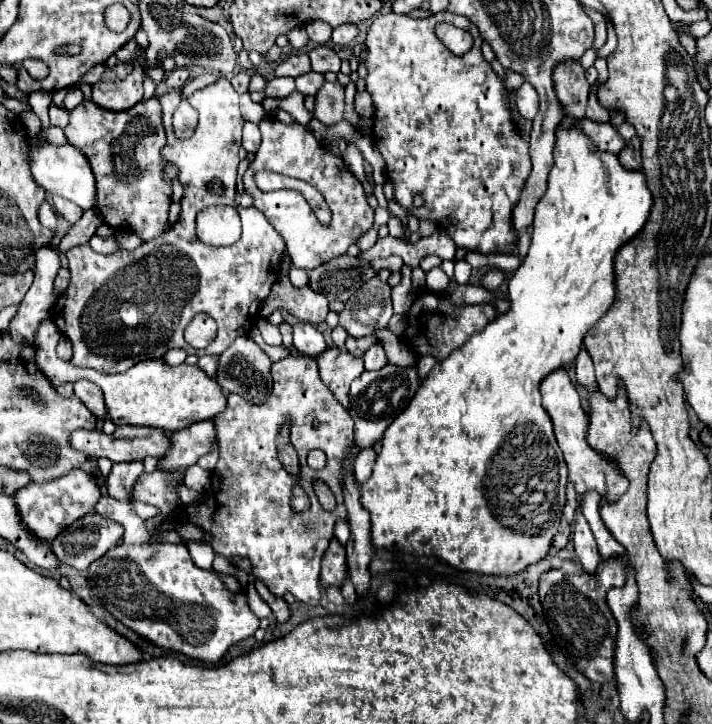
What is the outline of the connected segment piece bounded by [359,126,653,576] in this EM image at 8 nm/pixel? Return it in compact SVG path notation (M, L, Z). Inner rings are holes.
M557 128L557 142L553 150L553 168L549 172L549 186L545 196L539 200L535 208L535 220L533 220L533 242L529 248L527 258L515 272L515 276L509 282L509 300L511 300L511 310L505 314L499 314L493 322L483 332L477 332L465 348L459 348L453 352L453 356L445 358L443 362L437 362L435 368L429 372L425 378L425 384L417 390L417 396L411 400L409 408L401 412L385 430L383 440L381 440L381 452L377 454L373 474L371 478L359 486L361 490L361 506L371 514L371 542L377 548L399 548L403 554L415 554L415 556L435 556L441 562L463 570L463 572L477 572L477 574L491 574L491 576L515 576L523 572L527 566L537 564L543 560L551 546L553 546L553 536L559 530L559 520L563 514L565 506L565 484L567 484L567 466L561 456L561 450L557 446L557 440L553 436L553 424L549 420L549 414L541 406L541 394L539 394L539 384L541 380L555 372L557 368L565 366L573 358L577 358L581 350L583 336L587 330L605 316L605 312L611 308L615 300L615 268L613 260L617 250L633 240L637 232L643 230L649 210L653 206L653 196L647 188L645 174L639 170L627 170L621 166L617 154L611 152L601 152L597 146L589 140L589 136L579 130L579 128ZM493 476L495 480L499 478L499 486L493 486Z

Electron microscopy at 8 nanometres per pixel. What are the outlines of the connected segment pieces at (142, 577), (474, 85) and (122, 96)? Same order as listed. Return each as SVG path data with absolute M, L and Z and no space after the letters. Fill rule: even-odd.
M151 542L151 546L117 546L101 556L101 560L95 560L87 572L91 592L115 616L115 620L119 620L145 640L153 642L155 646L181 652L191 660L217 662L229 650L229 646L253 636L259 628L259 618L247 604L245 588L241 586L239 592L231 592L221 578L223 574L219 574L217 570L203 570L195 566L185 544Z
M395 12L377 16L365 40L365 66L369 72L367 92L373 96L375 104L373 138L385 160L387 178L393 182L395 200L403 208L417 218L429 218L437 222L437 226L443 226L459 248L481 254L513 254L517 234L513 232L511 210L529 176L529 144L521 140L511 122L505 84L493 72L491 64L483 60L481 42L477 26L453 12L439 12L429 18L413 18ZM441 20L467 30L475 38L473 48L465 56L455 56L435 38L435 24ZM415 194L421 194L425 200L421 208L415 208L411 202Z
M129 74L115 82L93 84L93 100L105 110L125 110L143 100L143 76Z

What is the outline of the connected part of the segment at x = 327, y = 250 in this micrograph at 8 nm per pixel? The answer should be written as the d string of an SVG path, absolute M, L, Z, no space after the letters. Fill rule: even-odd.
M265 116L259 128L263 132L263 142L261 142L261 148L257 150L255 164L251 164L251 168L243 176L243 184L245 184L245 190L255 200L253 202L255 208L259 208L267 216L267 220L277 228L277 232L283 236L287 244L287 254L291 256L293 266L303 270L313 270L325 264L327 260L345 254L347 248L351 244L357 244L359 236L365 234L373 226L373 208L367 204L361 182L349 172L343 158L331 154L301 124L281 124L275 116ZM259 170L269 170L289 178L299 178L311 184L313 188L317 188L331 210L331 222L321 224L315 218L313 210L303 208L303 204L291 204L291 212L281 212L277 204L265 204L265 192L261 192L255 184L255 174Z

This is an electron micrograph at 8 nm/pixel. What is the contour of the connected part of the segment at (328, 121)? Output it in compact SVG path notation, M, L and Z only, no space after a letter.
M325 82L321 92L315 96L315 112L313 116L325 124L325 126L333 126L337 122L343 120L343 86L339 82Z

